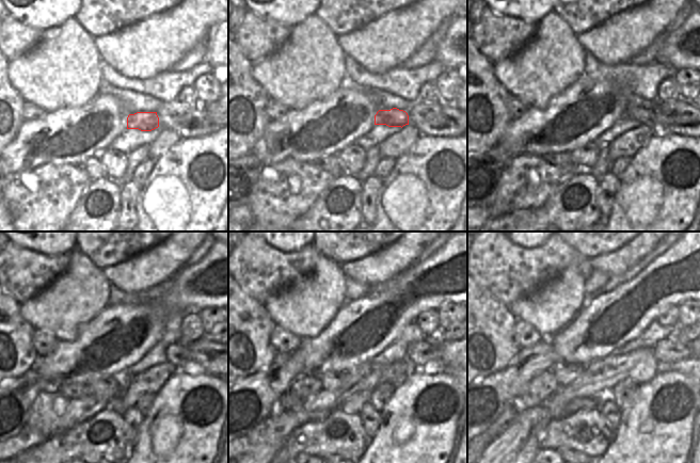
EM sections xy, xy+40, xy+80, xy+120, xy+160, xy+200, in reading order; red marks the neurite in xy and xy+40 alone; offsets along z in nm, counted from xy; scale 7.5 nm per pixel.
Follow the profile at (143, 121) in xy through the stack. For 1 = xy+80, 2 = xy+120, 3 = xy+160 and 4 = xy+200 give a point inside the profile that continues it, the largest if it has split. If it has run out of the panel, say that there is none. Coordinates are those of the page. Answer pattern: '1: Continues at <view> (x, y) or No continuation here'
1: Continues at xy+80 (643, 116)
2: Continues at xy+120 (177, 354)
3: Continues at xy+160 (425, 354)
4: Continues at xy+200 (670, 350)

